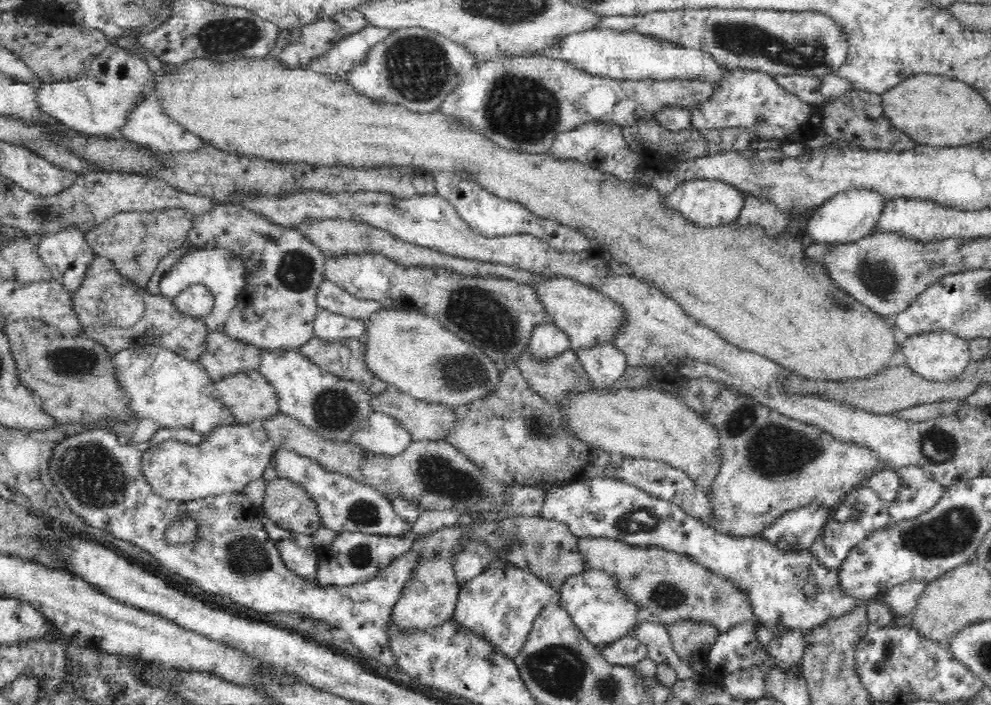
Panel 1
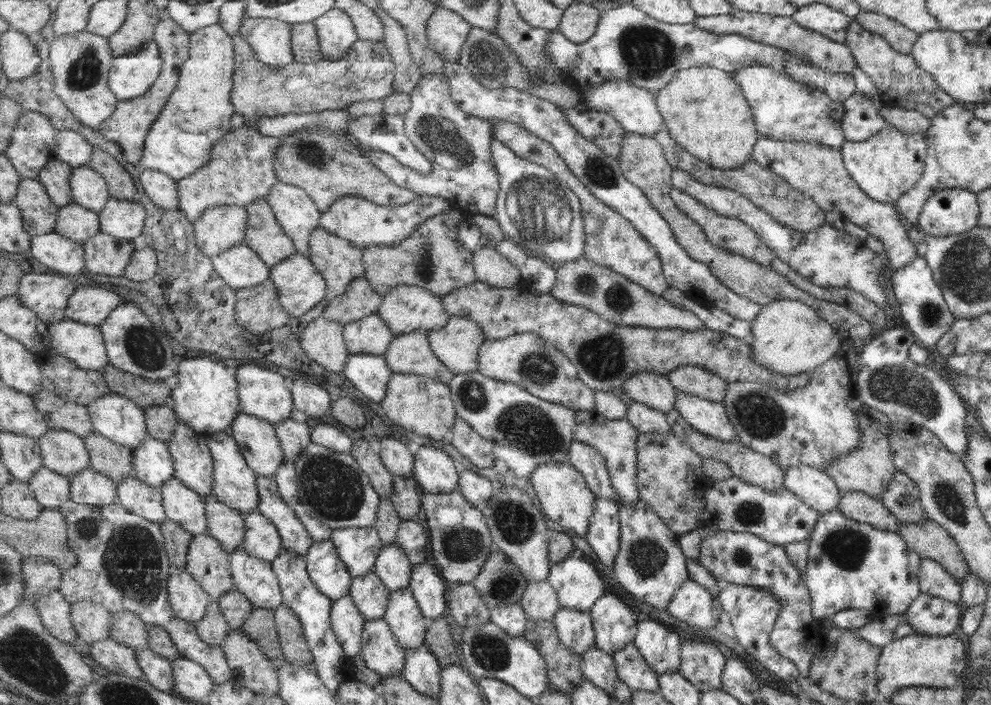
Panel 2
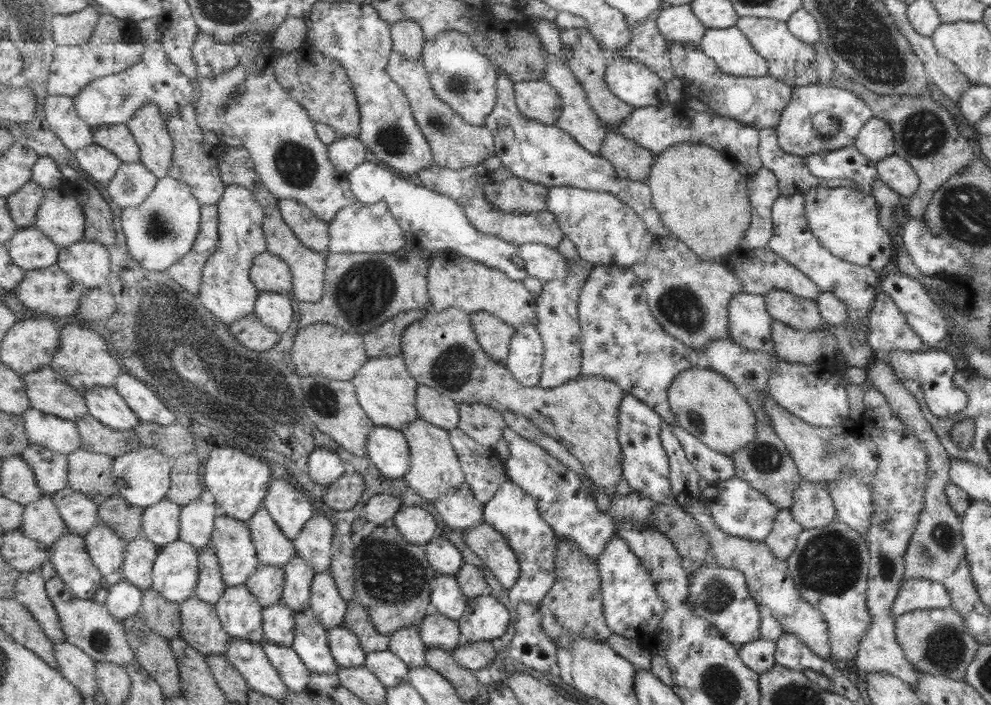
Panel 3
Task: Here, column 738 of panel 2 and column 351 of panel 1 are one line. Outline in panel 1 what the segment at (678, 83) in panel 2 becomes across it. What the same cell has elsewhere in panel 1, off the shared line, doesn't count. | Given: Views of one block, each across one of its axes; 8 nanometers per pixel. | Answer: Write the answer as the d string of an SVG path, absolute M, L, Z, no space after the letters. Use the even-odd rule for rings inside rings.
M152 53L144 55L143 58L146 59L151 70L151 78L156 80L156 95L158 95L160 106L163 107L164 113L184 126L190 133L198 135L208 145L215 146L229 153L239 153L240 155L253 158L265 158L270 161L288 160L288 163L304 162L320 166L346 164L349 167L360 166L366 168L382 166L382 164L392 164L394 167L422 166L422 168L428 168L428 172L432 170L464 172L464 170L467 170L467 172L471 172L471 176L475 178L475 181L479 182L479 185L489 190L490 193L504 200L521 202L522 205L529 208L537 216L551 218L551 220L561 222L565 226L571 226L571 228L575 228L584 236L587 236L589 240L596 240L598 244L608 246L613 260L629 266L632 273L638 279L653 282L660 291L664 292L675 302L678 302L680 307L690 317L700 322L700 325L708 326L709 329L715 331L723 339L726 339L726 341L732 343L733 346L739 347L741 350L748 350L760 354L763 358L772 359L780 367L789 370L791 374L800 376L800 378L806 380L826 379L828 381L869 379L874 375L880 374L882 371L888 370L888 368L892 368L892 360L902 350L902 344L898 344L893 330L886 324L886 318L875 314L872 309L863 306L860 302L851 298L846 291L836 286L836 283L832 281L832 278L828 277L827 271L818 262L804 258L804 246L802 246L802 242L798 238L792 238L792 236L786 236L786 234L770 238L768 234L764 233L764 227L760 227L760 225L724 224L717 227L692 225L692 222L686 221L678 211L666 209L660 203L662 195L656 187L644 186L639 189L632 189L632 186L626 185L624 180L618 178L618 176L604 173L602 170L596 169L596 166L584 165L580 161L570 161L570 159L562 161L560 158L552 157L552 154L549 154L549 152L530 154L526 153L526 151L517 151L516 149L504 149L504 147L494 145L488 137L484 137L484 134L468 132L459 122L452 122L452 118L446 117L444 113L438 111L416 113L416 111L409 111L404 109L403 106L396 105L396 103L374 102L372 99L368 99L366 95L357 93L355 88L348 84L346 80L334 81L334 79L327 75L318 73L318 71L311 71L309 68L285 67L284 63L272 54L264 58L242 57L232 59L227 63L216 62L216 60L210 58L190 59L182 62L182 64L172 65L171 69L164 69L164 62L161 62Z

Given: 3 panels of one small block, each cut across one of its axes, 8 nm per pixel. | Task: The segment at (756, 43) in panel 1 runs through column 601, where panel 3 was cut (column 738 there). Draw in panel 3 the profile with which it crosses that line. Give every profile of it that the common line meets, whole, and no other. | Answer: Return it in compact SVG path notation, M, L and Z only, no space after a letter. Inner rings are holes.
M738 17L737 27L746 35L757 53L765 59L768 74L775 80L791 88L818 84L812 45L795 38L789 33L783 21L772 18Z

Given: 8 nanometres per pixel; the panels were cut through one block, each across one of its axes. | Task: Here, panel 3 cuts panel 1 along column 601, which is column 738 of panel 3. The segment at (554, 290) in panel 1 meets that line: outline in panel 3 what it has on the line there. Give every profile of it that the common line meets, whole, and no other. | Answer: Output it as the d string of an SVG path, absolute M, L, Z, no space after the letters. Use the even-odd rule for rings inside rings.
M739 292L728 306L729 336L746 350L774 355L770 337L771 318L759 294Z

